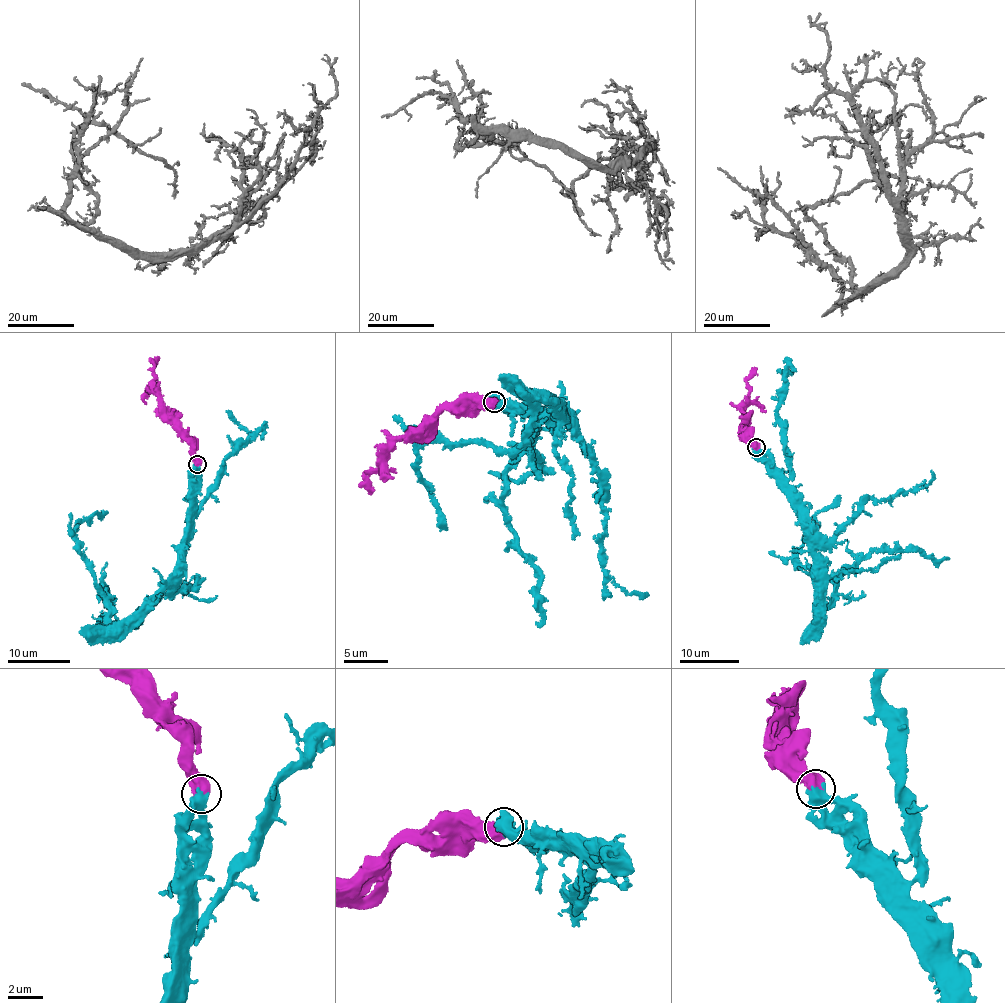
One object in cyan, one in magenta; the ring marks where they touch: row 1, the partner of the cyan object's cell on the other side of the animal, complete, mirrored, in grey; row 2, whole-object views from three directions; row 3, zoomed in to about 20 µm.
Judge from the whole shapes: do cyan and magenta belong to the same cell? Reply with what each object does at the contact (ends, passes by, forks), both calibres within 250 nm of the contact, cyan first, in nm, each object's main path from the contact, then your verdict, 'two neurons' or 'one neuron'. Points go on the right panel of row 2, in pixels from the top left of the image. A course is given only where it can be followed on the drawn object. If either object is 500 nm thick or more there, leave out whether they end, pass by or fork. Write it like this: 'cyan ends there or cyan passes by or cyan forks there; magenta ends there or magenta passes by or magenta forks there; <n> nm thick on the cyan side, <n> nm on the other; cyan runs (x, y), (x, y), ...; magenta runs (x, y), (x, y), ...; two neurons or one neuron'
550 nm thick on the cyan side, 800 nm on the other; cyan runs (757, 447), (798, 513), (818, 612), (834, 585), (801, 564), (797, 549), (816, 515), (840, 495); magenta runs (756, 447), (748, 441), (740, 424), (745, 422), (743, 409), (750, 391), (748, 376), (757, 368); one neuron

